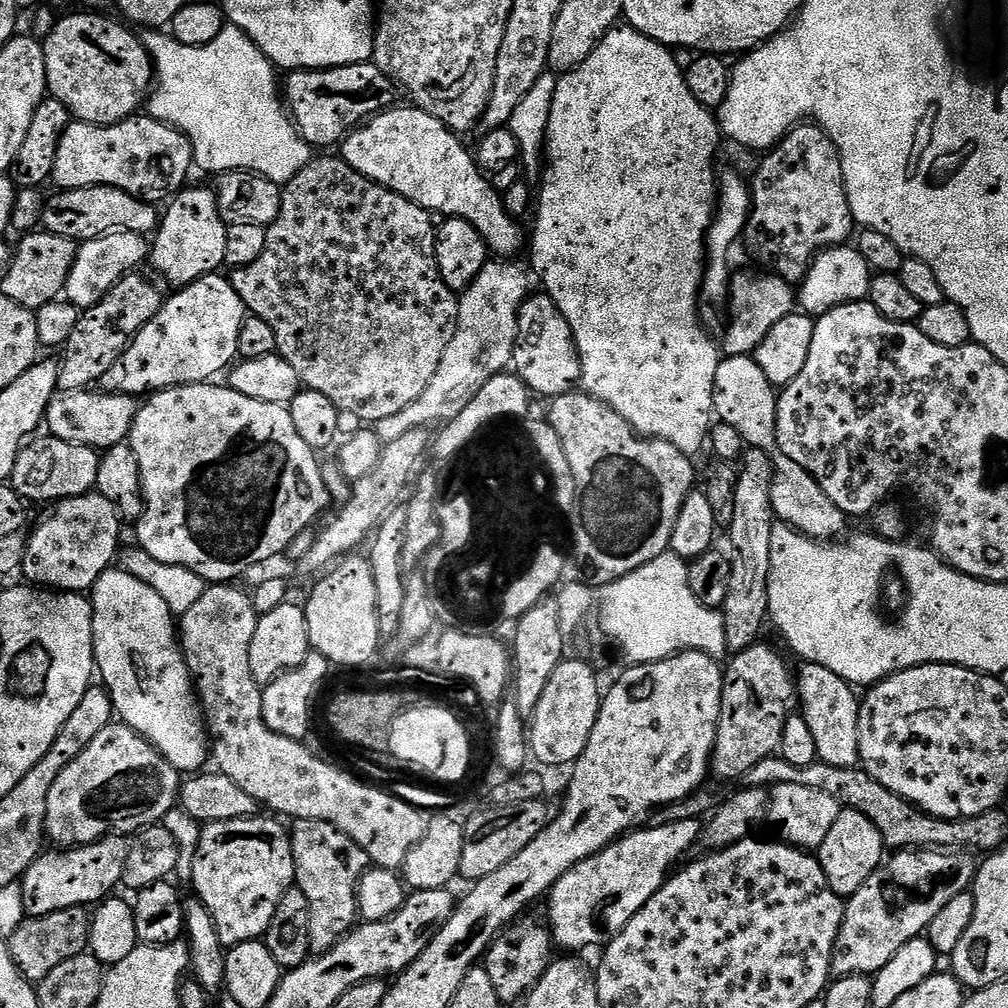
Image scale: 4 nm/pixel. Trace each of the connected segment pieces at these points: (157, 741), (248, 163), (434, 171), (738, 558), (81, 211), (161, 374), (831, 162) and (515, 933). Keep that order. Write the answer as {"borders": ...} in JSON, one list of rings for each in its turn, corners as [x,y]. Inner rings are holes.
{"borders":[[[[113,566],[104,571],[102,578],[98,578],[96,585],[90,589],[90,599],[92,602],[92,649],[96,655],[96,668],[99,679],[100,676],[104,679],[101,680],[103,687],[107,688],[108,693],[112,696],[115,715],[129,728],[135,730],[139,736],[145,736],[181,774],[199,773],[207,765],[204,763],[209,763],[210,760],[210,737],[206,731],[204,713],[198,707],[198,697],[194,691],[192,676],[188,673],[188,664],[184,660],[184,651],[180,649],[178,624],[170,606],[166,606],[166,602],[162,602],[162,594],[158,594],[158,590],[146,586],[146,582],[142,582],[134,574],[124,571],[123,567],[120,566]]],[[[225,26],[222,34],[206,46],[186,46],[164,30],[145,31],[142,39],[152,56],[154,69],[154,87],[146,104],[147,115],[178,129],[187,138],[197,169],[213,174],[256,172],[283,186],[313,159],[314,149],[300,136],[282,99],[278,80],[276,84],[277,69],[242,29]]],[[[393,106],[387,112],[379,112],[363,126],[353,128],[339,145],[338,152],[343,160],[358,174],[370,178],[376,184],[394,190],[394,194],[402,194],[410,202],[422,206],[428,212],[440,218],[468,220],[478,234],[488,244],[489,253],[496,258],[516,258],[526,248],[526,228],[519,219],[511,216],[504,205],[504,197],[492,187],[492,181],[480,171],[480,165],[471,151],[464,149],[459,135],[444,125],[434,114],[424,112],[415,106],[400,108]]],[[[749,447],[738,464],[734,490],[734,522],[730,522],[726,530],[733,552],[730,552],[730,587],[726,590],[722,615],[726,630],[726,646],[732,654],[754,646],[763,637],[760,635],[764,632],[764,620],[766,624],[769,619],[770,538],[772,526],[778,520],[771,508],[771,480],[771,455],[762,449]]],[[[94,186],[93,188],[69,188],[49,195],[44,201],[43,231],[62,234],[77,242],[105,236],[107,232],[155,233],[158,227],[158,208],[155,203],[140,200],[121,188]]],[[[224,274],[203,276],[171,294],[160,313],[130,341],[122,358],[102,374],[99,387],[103,391],[140,398],[164,388],[215,381],[219,372],[233,367],[246,309],[231,279]]],[[[801,122],[764,158],[756,177],[750,180],[752,210],[742,244],[752,251],[761,269],[798,286],[818,253],[847,245],[853,235],[840,152],[819,124]]],[[[521,918],[508,925],[492,947],[488,949],[482,967],[490,974],[490,982],[494,982],[494,990],[498,990],[501,1005],[515,1005],[527,995],[539,979],[546,974],[550,961],[554,956],[554,941],[551,931],[543,923]]]]}

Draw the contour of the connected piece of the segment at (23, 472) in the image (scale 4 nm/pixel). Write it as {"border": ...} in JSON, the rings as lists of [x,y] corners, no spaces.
{"border":[[[51,434],[42,436],[29,440],[18,454],[10,481],[13,490],[26,502],[43,506],[66,498],[85,496],[87,492],[93,491],[100,477],[101,453],[90,446],[62,442],[62,438]]]}

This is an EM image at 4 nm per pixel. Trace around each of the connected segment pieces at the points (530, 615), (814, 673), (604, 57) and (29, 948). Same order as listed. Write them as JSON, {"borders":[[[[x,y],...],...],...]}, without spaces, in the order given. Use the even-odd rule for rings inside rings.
{"borders":[[[[545,598],[531,608],[515,625],[516,634],[512,641],[512,657],[514,663],[513,692],[514,703],[521,717],[531,719],[534,710],[538,706],[542,693],[546,690],[557,665],[565,657],[564,640],[565,633],[560,626],[560,617],[557,614],[557,602],[554,598]]],[[[807,662],[795,669],[798,712],[803,716],[810,734],[814,737],[814,750],[819,763],[842,768],[854,768],[860,764],[858,750],[858,718],[860,717],[861,697],[853,685],[847,684],[834,670]]],[[[617,26],[611,28],[602,38],[602,42],[598,42],[598,46],[594,50],[594,54],[590,54],[590,58],[586,58],[586,62],[582,62],[582,66],[578,66],[573,72],[563,73],[558,79],[557,89],[554,90],[553,106],[550,109],[550,120],[548,126],[548,135],[546,141],[546,167],[543,169],[542,183],[538,188],[538,207],[536,212],[536,229],[530,232],[530,252],[532,248],[532,264],[531,271],[538,279],[544,283],[543,291],[558,306],[558,310],[562,310],[562,314],[566,318],[566,322],[570,322],[570,330],[574,334],[574,342],[576,349],[580,355],[582,362],[582,374],[580,375],[579,387],[583,391],[588,392],[594,398],[598,398],[603,404],[608,404],[616,411],[626,423],[632,427],[632,431],[649,437],[653,440],[665,440],[674,446],[678,446],[678,450],[685,452],[687,456],[695,457],[696,451],[700,447],[705,447],[706,441],[709,439],[709,431],[714,424],[713,402],[715,375],[718,373],[718,366],[722,359],[721,349],[714,341],[708,337],[708,332],[704,329],[704,324],[700,321],[700,300],[702,301],[702,285],[704,283],[704,273],[706,271],[706,241],[708,239],[708,231],[712,228],[712,221],[716,219],[716,210],[718,207],[718,172],[716,176],[716,151],[722,145],[722,133],[717,117],[714,115],[713,109],[702,106],[702,102],[698,102],[698,98],[694,98],[694,94],[690,94],[690,86],[686,86],[686,78],[684,77],[685,69],[680,68],[680,64],[676,61],[677,53],[669,48],[666,44],[659,44],[657,40],[652,40],[646,34],[642,34],[637,28],[631,26]]],[[[87,907],[67,908],[45,916],[28,916],[22,926],[18,926],[18,930],[7,937],[8,949],[25,978],[39,982],[46,978],[46,974],[50,974],[50,970],[54,970],[54,966],[62,966],[62,962],[83,956],[89,951],[91,929],[92,912]]]]}

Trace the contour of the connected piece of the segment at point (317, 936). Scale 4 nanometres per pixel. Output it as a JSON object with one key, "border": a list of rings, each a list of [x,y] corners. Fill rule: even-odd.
{"border":[[[296,820],[290,828],[292,838],[292,857],[296,867],[295,887],[306,894],[306,902],[310,902],[310,953],[321,956],[339,942],[347,932],[351,932],[358,923],[358,886],[370,867],[366,850],[358,846],[342,830],[338,830],[330,822],[321,820]]]}

